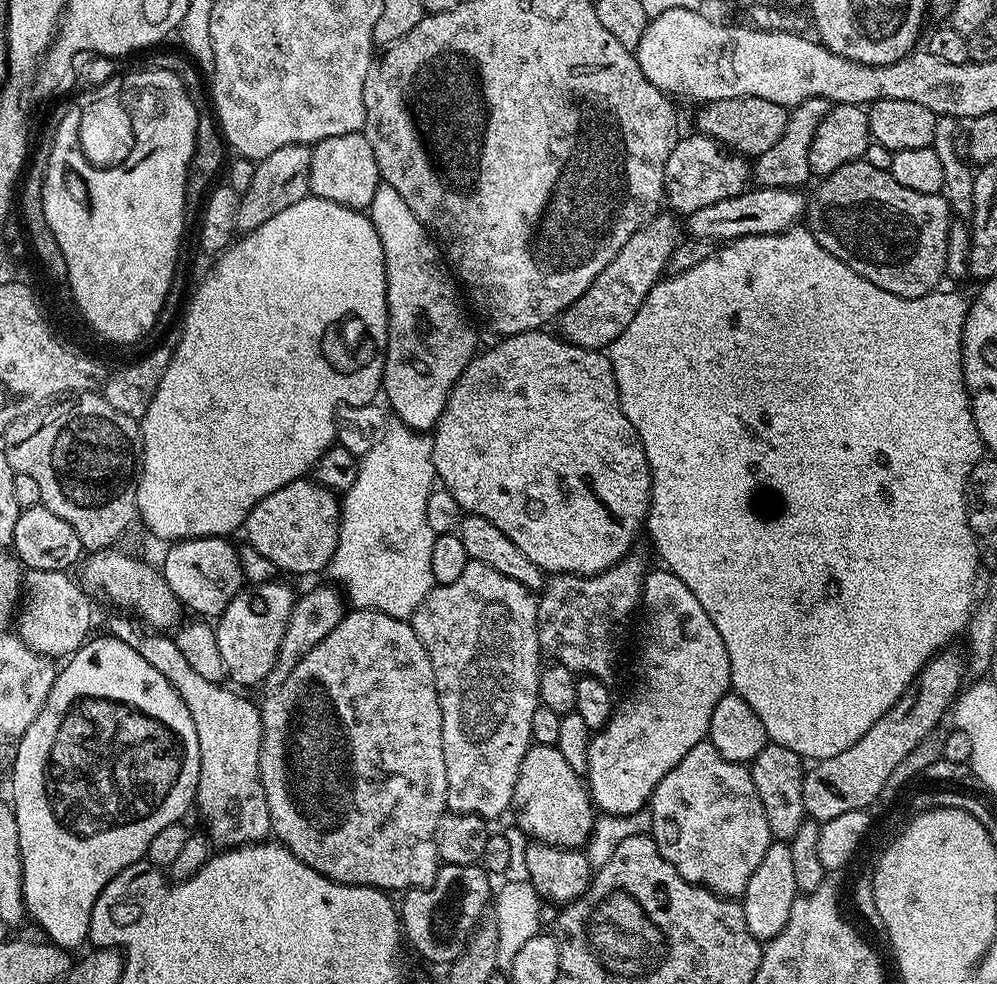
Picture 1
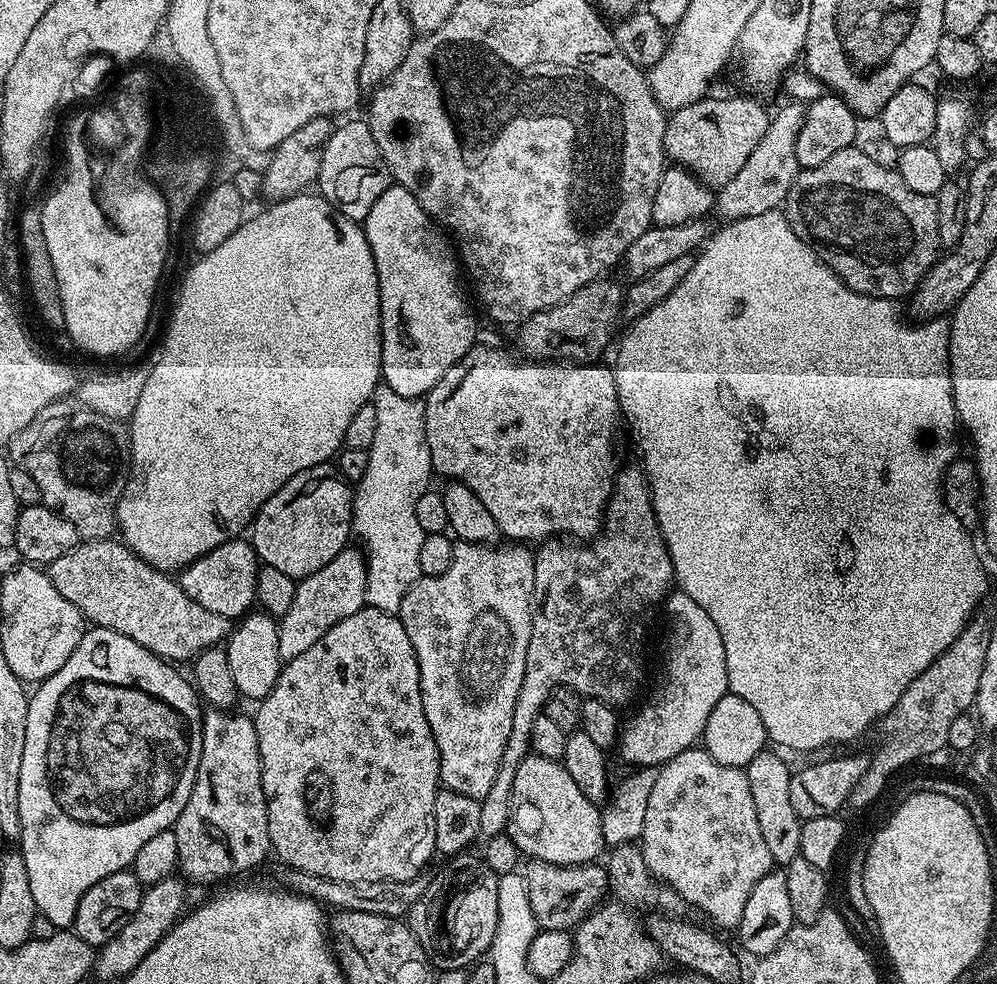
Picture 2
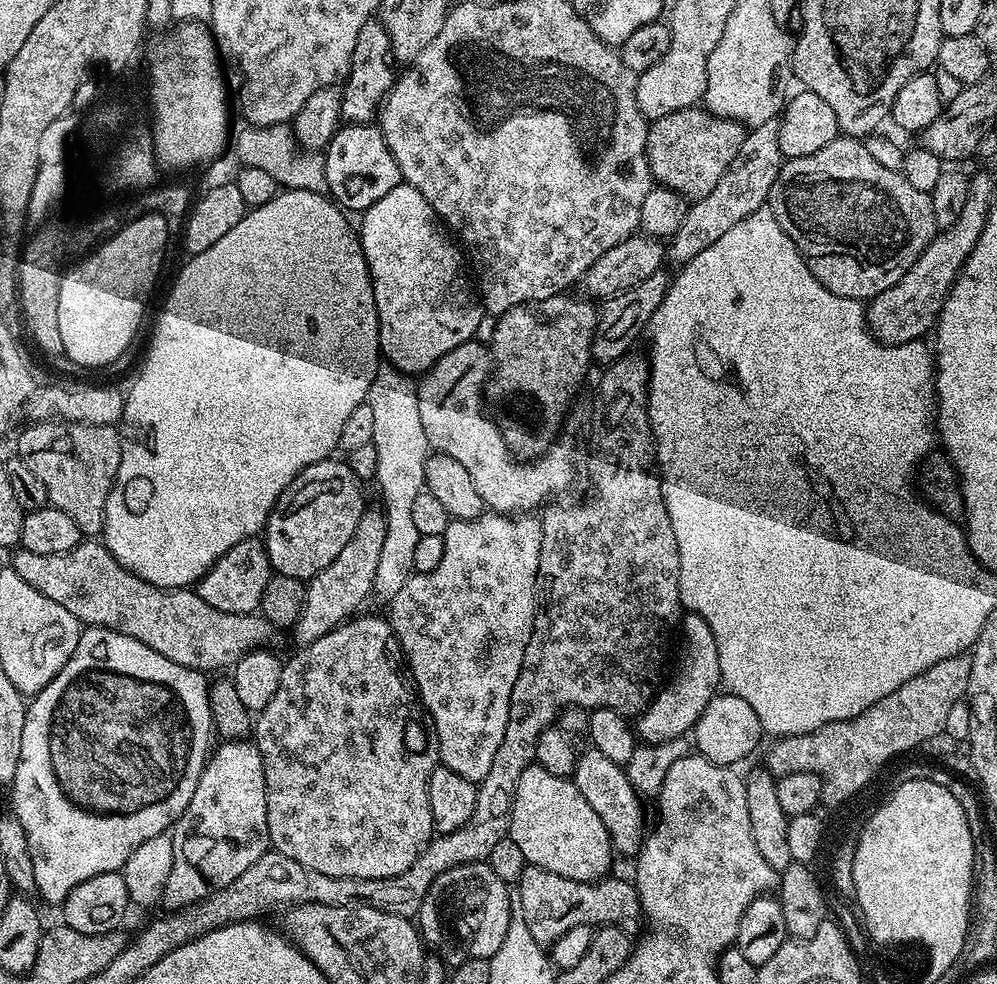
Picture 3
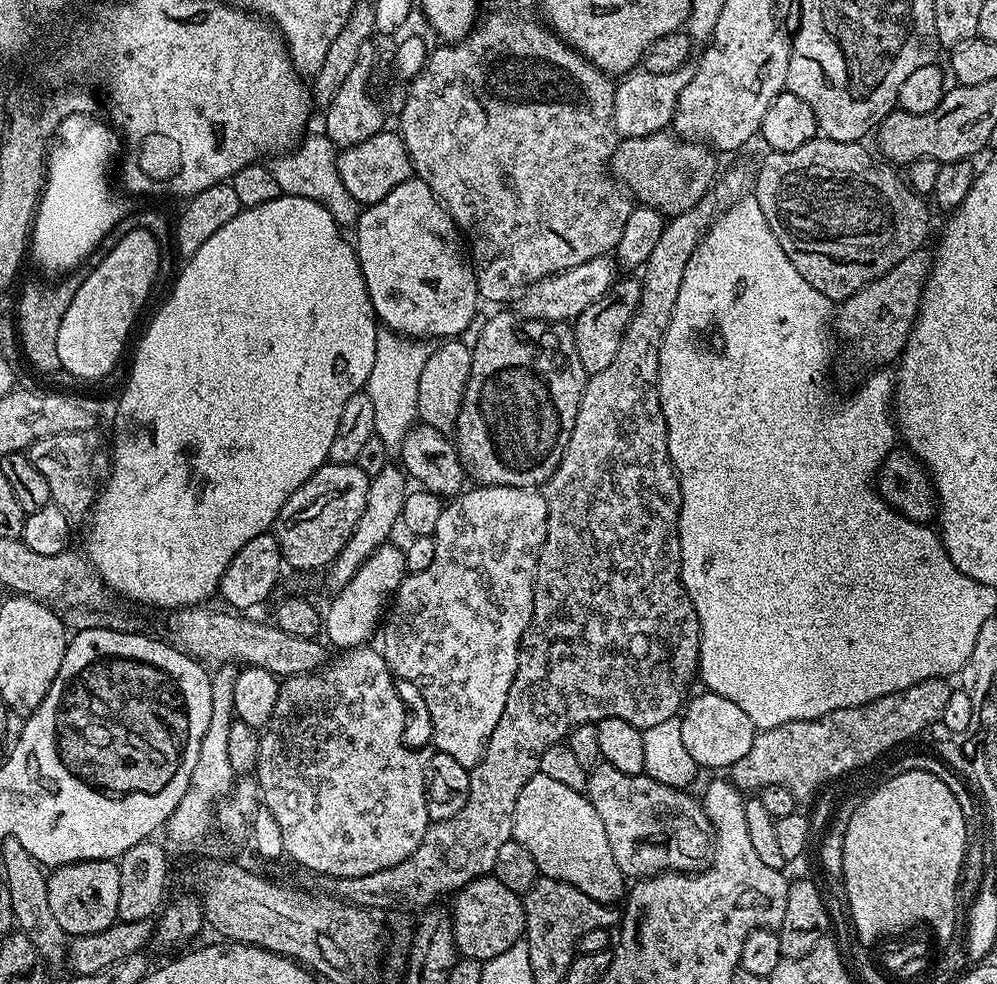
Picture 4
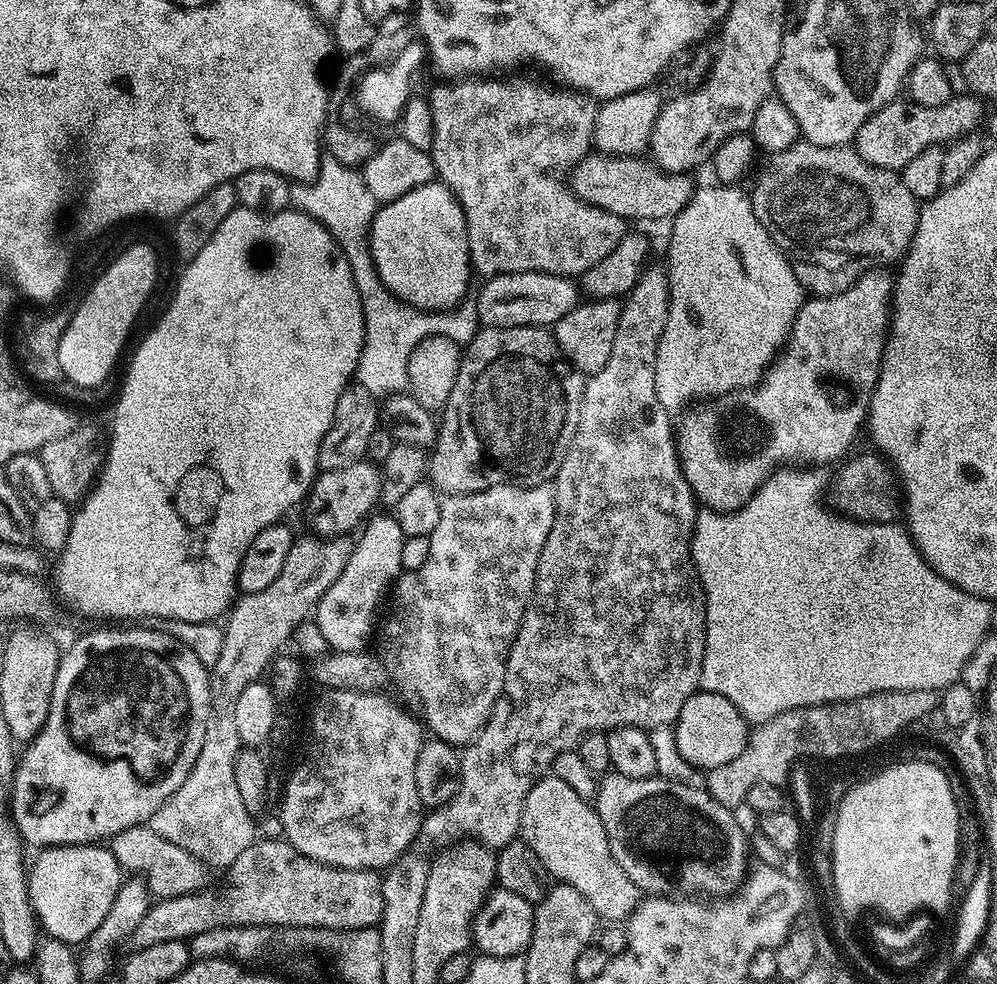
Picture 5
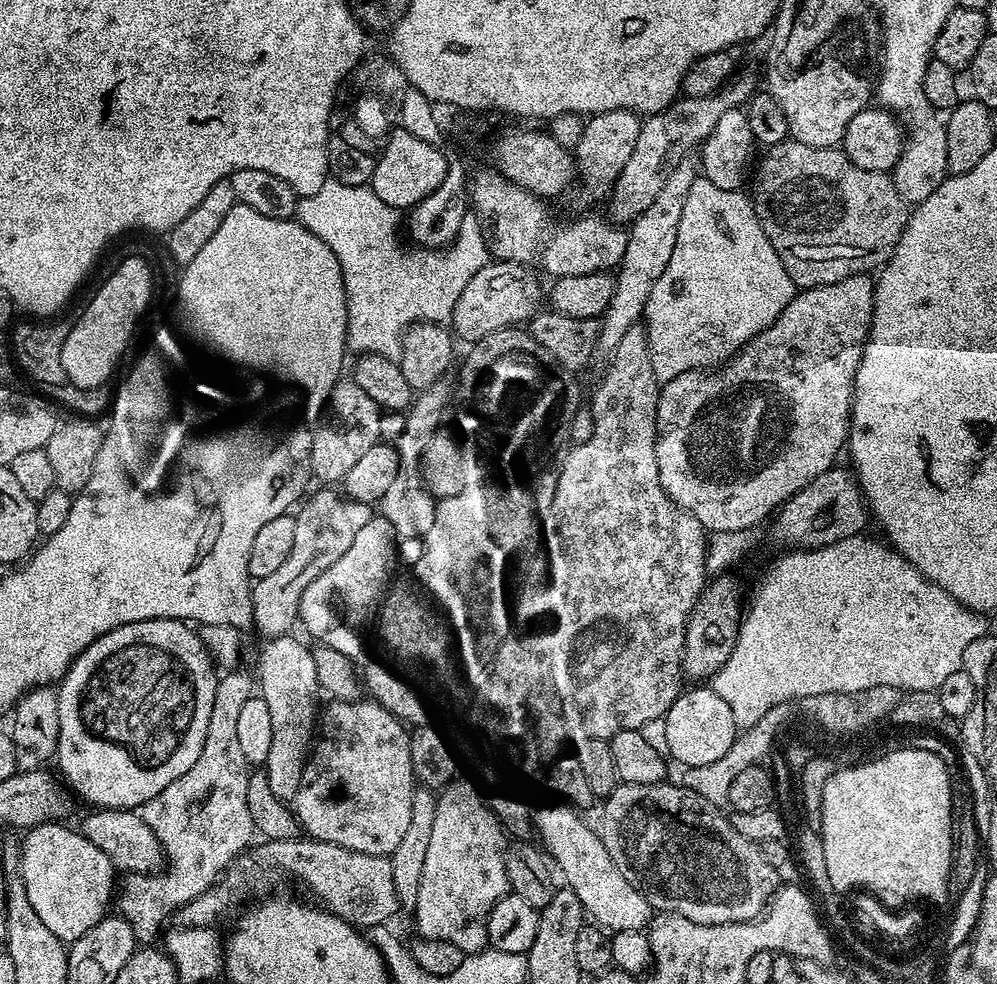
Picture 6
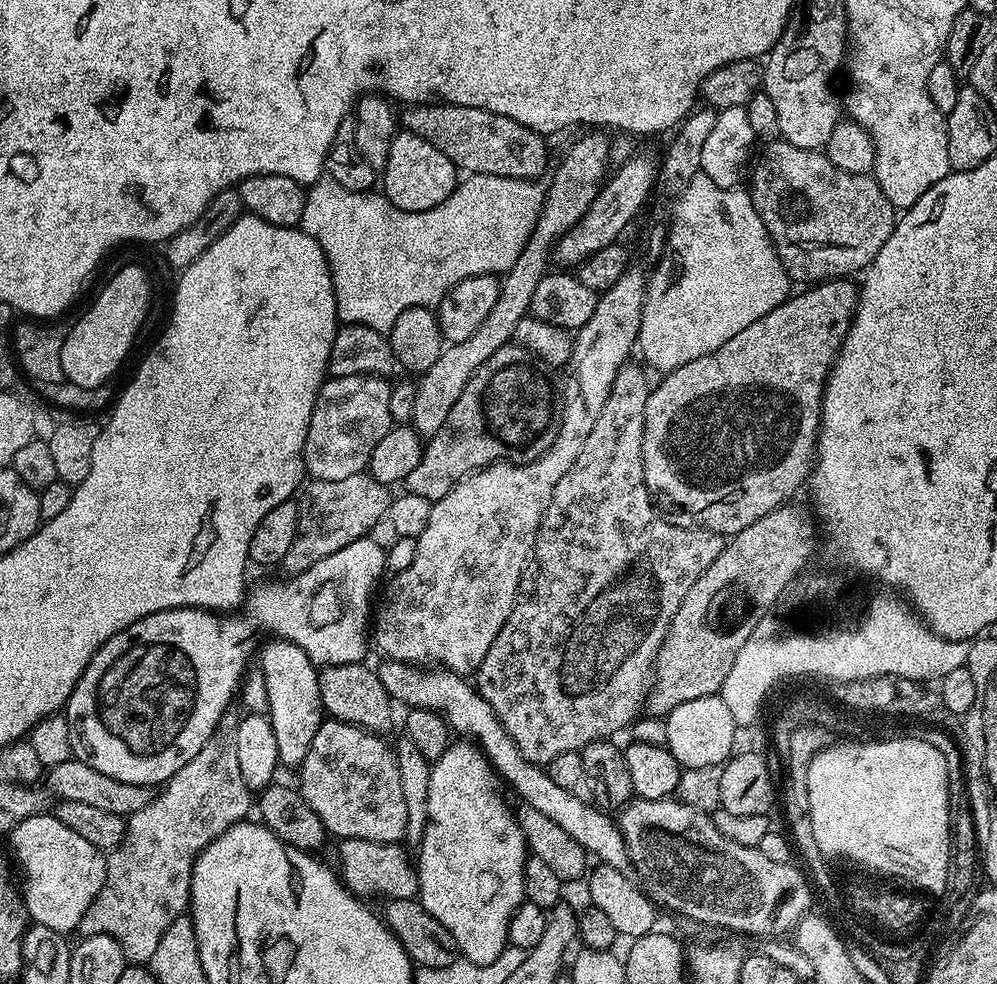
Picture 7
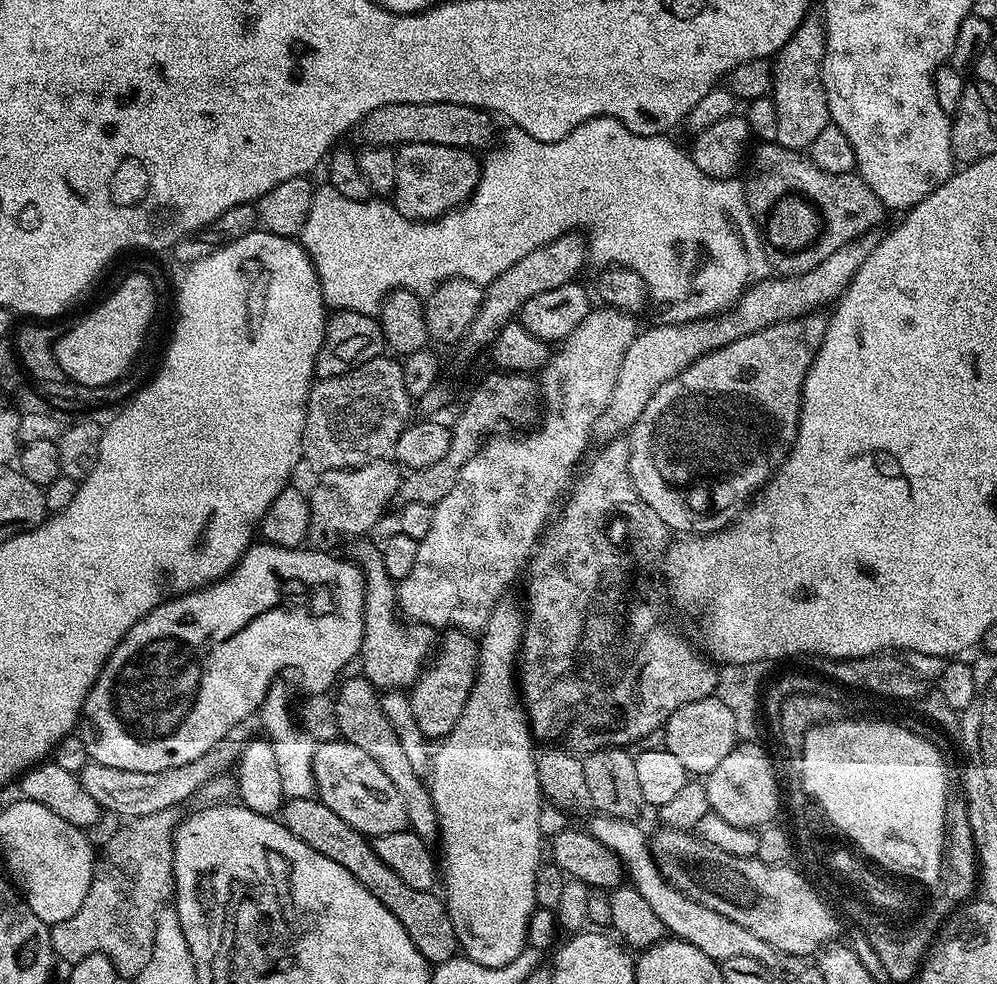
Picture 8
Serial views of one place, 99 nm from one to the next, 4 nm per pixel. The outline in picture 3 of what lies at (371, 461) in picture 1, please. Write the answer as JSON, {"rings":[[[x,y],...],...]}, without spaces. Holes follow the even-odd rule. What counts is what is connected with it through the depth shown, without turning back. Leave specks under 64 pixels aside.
{"rings":[[[381,366],[376,372],[374,382],[368,391],[367,404],[370,410],[374,410],[374,438],[372,445],[378,450],[378,470],[374,487],[380,491],[384,499],[382,511],[386,522],[386,540],[382,542],[382,556],[378,562],[378,574],[374,578],[373,593],[381,596],[384,602],[391,602],[394,594],[402,590],[402,586],[408,581],[414,572],[414,549],[418,546],[418,530],[414,526],[414,498],[418,498],[424,487],[424,463],[428,460],[430,449],[428,439],[422,430],[422,418],[418,414],[418,394],[416,384],[405,373],[391,366]]]}

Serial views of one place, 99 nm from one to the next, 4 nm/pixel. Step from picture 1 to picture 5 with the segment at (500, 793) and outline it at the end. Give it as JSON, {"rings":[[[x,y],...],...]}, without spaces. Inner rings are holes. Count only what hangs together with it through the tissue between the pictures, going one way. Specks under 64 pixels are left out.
{"rings":[[[551,483],[535,484],[529,488],[523,488],[517,484],[503,484],[494,486],[485,492],[467,492],[461,496],[449,495],[441,499],[442,515],[438,517],[438,526],[434,526],[432,535],[428,537],[430,542],[430,558],[426,558],[426,566],[422,566],[413,572],[401,571],[394,581],[392,592],[392,613],[384,620],[384,629],[379,629],[380,648],[378,655],[385,670],[388,671],[389,681],[408,700],[416,703],[415,711],[419,719],[426,725],[427,731],[437,740],[444,740],[453,746],[467,746],[475,740],[476,735],[482,730],[482,726],[492,713],[497,698],[504,685],[504,671],[508,661],[508,652],[512,649],[512,639],[518,634],[518,626],[524,617],[526,606],[532,597],[536,571],[538,570],[538,558],[542,554],[542,546],[546,546],[546,538],[550,538],[550,526],[554,526],[554,510],[556,499],[554,487]]]}

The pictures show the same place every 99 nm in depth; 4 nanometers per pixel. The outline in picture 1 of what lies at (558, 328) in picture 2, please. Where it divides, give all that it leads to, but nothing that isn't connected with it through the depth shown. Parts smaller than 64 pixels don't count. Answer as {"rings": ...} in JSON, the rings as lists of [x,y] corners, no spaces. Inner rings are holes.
{"rings":[[[661,211],[650,222],[646,222],[646,226],[635,232],[626,241],[626,246],[614,254],[606,270],[594,278],[591,286],[566,311],[560,313],[559,335],[569,344],[583,348],[604,350],[611,346],[622,330],[634,322],[634,314],[638,314],[642,302],[646,302],[646,294],[650,294],[652,287],[665,275],[670,258],[681,239],[681,221],[671,211]]]}

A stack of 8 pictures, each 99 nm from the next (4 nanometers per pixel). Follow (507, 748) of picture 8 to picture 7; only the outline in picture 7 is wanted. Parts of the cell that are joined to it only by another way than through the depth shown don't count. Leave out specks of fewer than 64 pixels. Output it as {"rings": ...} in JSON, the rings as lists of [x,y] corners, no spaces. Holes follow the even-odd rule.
{"rings":[[[460,742],[464,744],[449,743],[446,751],[442,754],[442,758],[431,761],[432,769],[430,770],[430,794],[426,797],[426,814],[428,821],[426,822],[426,830],[424,837],[419,842],[418,851],[420,851],[420,860],[415,861],[416,873],[418,874],[418,882],[420,883],[420,891],[418,899],[420,905],[425,908],[434,918],[438,918],[438,922],[442,922],[442,926],[446,926],[446,930],[450,930],[450,935],[456,943],[456,951],[463,959],[474,962],[478,966],[486,966],[490,962],[494,962],[496,958],[504,953],[504,949],[509,947],[508,943],[508,927],[510,926],[510,918],[520,909],[521,904],[525,903],[524,899],[524,862],[528,859],[530,853],[528,844],[524,841],[524,835],[520,829],[520,824],[516,820],[513,809],[504,805],[502,797],[496,793],[496,782],[498,776],[494,771],[488,759],[483,752],[472,742]]]}

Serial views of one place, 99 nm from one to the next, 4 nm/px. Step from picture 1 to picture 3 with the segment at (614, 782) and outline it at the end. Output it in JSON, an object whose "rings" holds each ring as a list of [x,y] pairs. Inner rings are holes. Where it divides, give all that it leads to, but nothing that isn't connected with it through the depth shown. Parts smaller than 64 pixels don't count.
{"rings":[[[688,614],[683,617],[682,632],[683,628],[685,648],[680,656],[680,669],[673,674],[669,684],[667,681],[657,691],[652,703],[639,717],[638,736],[641,741],[657,743],[691,733],[702,710],[706,710],[706,706],[721,687],[718,646],[714,642],[710,626],[706,626],[706,622],[700,616]]]}

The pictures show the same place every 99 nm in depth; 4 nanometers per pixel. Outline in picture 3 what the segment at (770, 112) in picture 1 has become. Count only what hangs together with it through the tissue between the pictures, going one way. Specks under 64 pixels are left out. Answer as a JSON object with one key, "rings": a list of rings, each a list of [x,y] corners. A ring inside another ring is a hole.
{"rings":[[[703,106],[674,110],[674,114],[666,114],[651,121],[648,125],[648,164],[652,168],[653,181],[674,190],[689,202],[706,198],[706,194],[710,194],[710,190],[714,190],[714,186],[722,182],[722,174],[726,174],[730,162],[734,162],[745,135],[745,125],[737,120],[727,120],[725,116],[715,116]]]}

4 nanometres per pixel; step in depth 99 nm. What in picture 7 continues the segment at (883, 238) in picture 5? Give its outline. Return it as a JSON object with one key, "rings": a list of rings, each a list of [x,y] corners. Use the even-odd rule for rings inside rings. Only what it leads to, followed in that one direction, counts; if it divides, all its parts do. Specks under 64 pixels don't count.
{"rings":[[[783,138],[765,143],[763,148],[760,161],[759,156],[755,161],[756,169],[754,164],[750,172],[750,195],[789,277],[793,281],[823,282],[851,277],[851,272],[863,273],[878,250],[886,246],[886,238],[890,238],[898,219],[898,210],[882,194],[875,175],[847,173],[834,166],[823,151],[799,148]]]}

